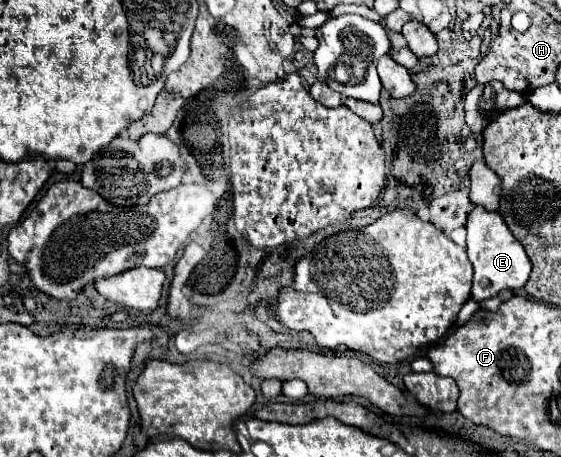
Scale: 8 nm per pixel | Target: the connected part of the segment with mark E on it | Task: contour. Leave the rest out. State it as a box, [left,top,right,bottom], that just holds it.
[466,206,530,302]

